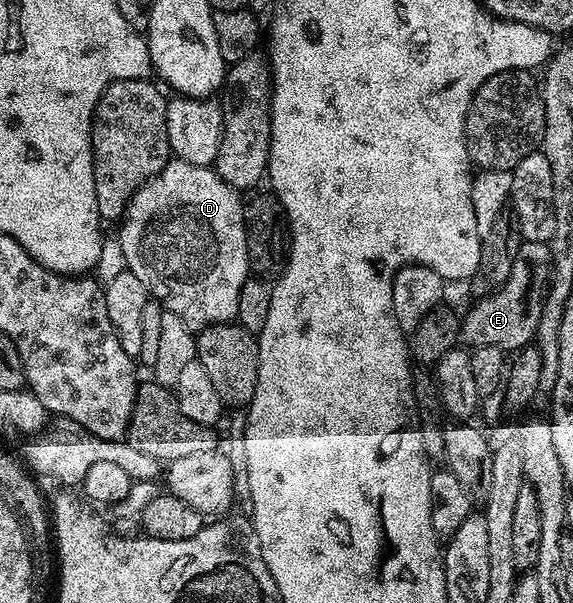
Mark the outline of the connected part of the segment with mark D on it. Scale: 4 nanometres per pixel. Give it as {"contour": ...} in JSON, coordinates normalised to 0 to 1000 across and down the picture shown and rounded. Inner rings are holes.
{"contour":[[[297,264],[277,287],[236,317],[204,395],[218,420],[222,448],[239,458],[253,481],[290,516],[309,521],[323,541],[346,554],[366,537],[401,537],[414,521],[421,474],[435,461],[438,436],[431,420],[431,360],[415,317],[389,300],[373,277],[337,275],[321,265]]]}

